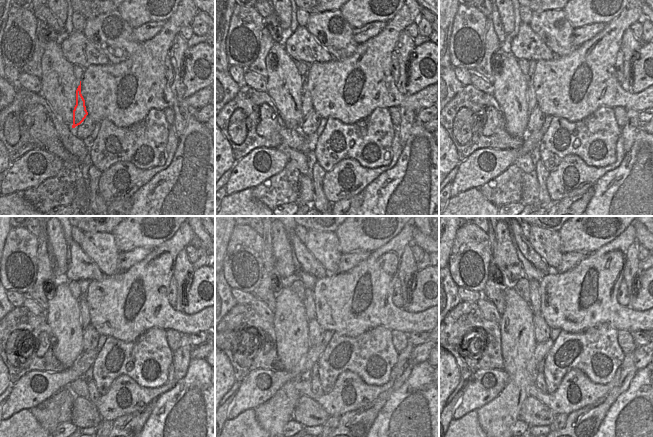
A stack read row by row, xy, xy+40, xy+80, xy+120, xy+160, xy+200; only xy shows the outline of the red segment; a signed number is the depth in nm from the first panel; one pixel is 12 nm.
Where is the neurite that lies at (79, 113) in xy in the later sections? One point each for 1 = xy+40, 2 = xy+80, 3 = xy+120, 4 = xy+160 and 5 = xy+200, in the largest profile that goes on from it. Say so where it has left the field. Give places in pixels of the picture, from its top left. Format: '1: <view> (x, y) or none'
1: xy+40 (306, 100)
2: xy+80 (530, 92)
3: xy+120 (84, 310)
4: xy+160 (310, 308)
5: xy+200 (535, 303)

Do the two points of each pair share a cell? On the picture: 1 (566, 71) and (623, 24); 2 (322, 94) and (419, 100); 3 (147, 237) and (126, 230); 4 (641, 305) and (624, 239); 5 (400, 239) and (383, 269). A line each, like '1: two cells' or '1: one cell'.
1: one cell
2: one cell
3: one cell
4: two cells
5: one cell

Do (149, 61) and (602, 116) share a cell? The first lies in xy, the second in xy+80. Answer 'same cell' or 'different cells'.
different cells

